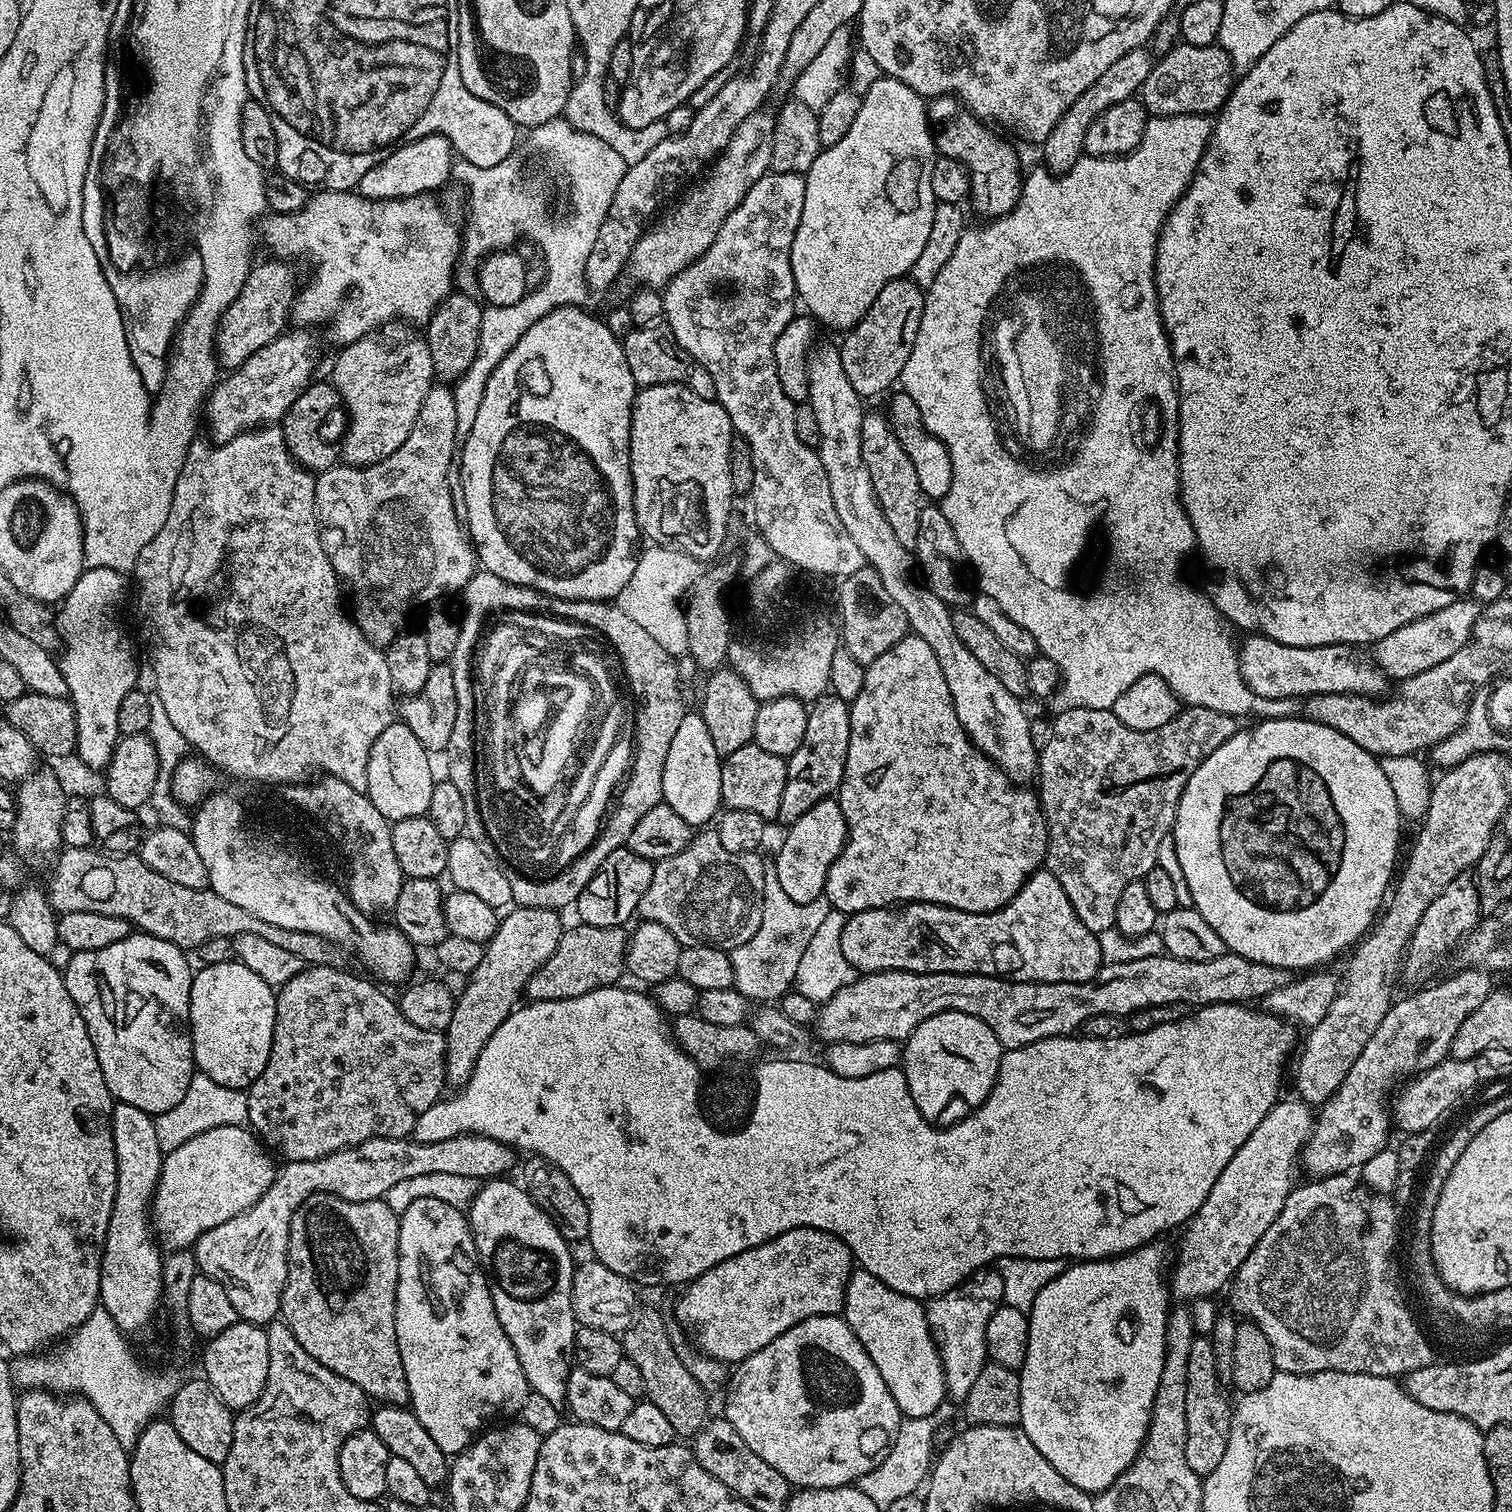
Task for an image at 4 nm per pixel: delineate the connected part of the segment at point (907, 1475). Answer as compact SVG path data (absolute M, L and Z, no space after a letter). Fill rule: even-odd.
M939 1415L914 1418L909 1416L901 1419L900 1429L894 1438L894 1442L888 1447L886 1458L870 1474L866 1474L858 1482L862 1494L874 1502L882 1510L887 1510L890 1502L898 1502L898 1498L917 1495L922 1485L930 1475L930 1469L934 1463L936 1448L936 1435L940 1432ZM936 1448L936 1449L935 1449ZM933 1451L933 1452L932 1452Z

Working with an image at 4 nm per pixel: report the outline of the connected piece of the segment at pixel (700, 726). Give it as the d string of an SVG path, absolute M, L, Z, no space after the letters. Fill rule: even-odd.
M689 711L682 718L682 723L679 724L674 738L670 741L670 754L666 754L666 770L663 771L663 803L668 804L670 810L682 814L682 818L688 824L707 825L704 823L708 819L711 821L722 808L721 763L722 758L718 750L714 750L714 741L710 739L710 730L706 730L706 722L700 717L699 711Z

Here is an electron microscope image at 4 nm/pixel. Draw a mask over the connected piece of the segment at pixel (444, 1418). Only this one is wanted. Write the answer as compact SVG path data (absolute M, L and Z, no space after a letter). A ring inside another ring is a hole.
M418 1198L418 1202L410 1202L399 1217L396 1333L402 1366L406 1370L410 1407L440 1449L455 1454L472 1443L474 1434L489 1423L491 1416L499 1412L515 1413L519 1409L530 1391L528 1379L522 1374L518 1354L498 1320L490 1280L476 1251L467 1215L446 1202L438 1202L438 1198Z

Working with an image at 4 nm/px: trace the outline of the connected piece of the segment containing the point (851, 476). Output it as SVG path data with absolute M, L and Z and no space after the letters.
M835 343L828 344L820 353L813 355L808 361L808 405L814 410L814 418L818 418L816 434L818 437L818 451L822 466L826 468L826 478L830 480L830 498L834 498L834 510L838 510L838 518L842 518L842 526L858 550L862 550L864 563L876 571L878 578L882 578L882 586L902 606L902 614L906 614L909 629L922 638L922 642L930 645L934 650L934 658L938 658L938 666L942 666L942 678L946 678L946 686L950 686L950 698L954 702L954 710L958 714L958 722L966 730L980 751L989 756L1011 779L1020 786L1027 785L1027 780L1035 781L1038 776L1040 753L1038 744L1032 741L1032 724L1024 713L1021 697L1010 694L974 654L966 648L966 642L958 638L958 630L954 630L953 609L947 608L945 597L934 594L928 585L918 579L918 565L913 549L902 546L890 522L886 522L886 514L882 514L882 506L876 501L874 482L870 482L870 470L866 462L862 462L862 418L866 411L865 401L856 393L854 386L850 386L846 378L846 370L842 370L842 358L839 347Z

